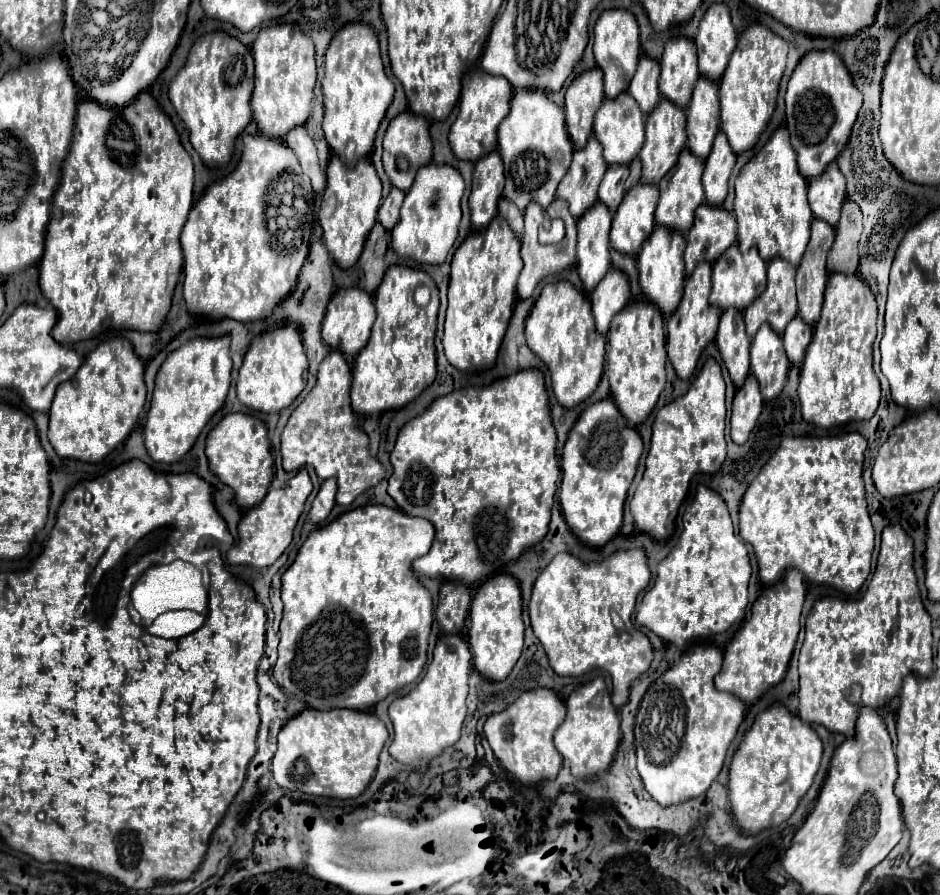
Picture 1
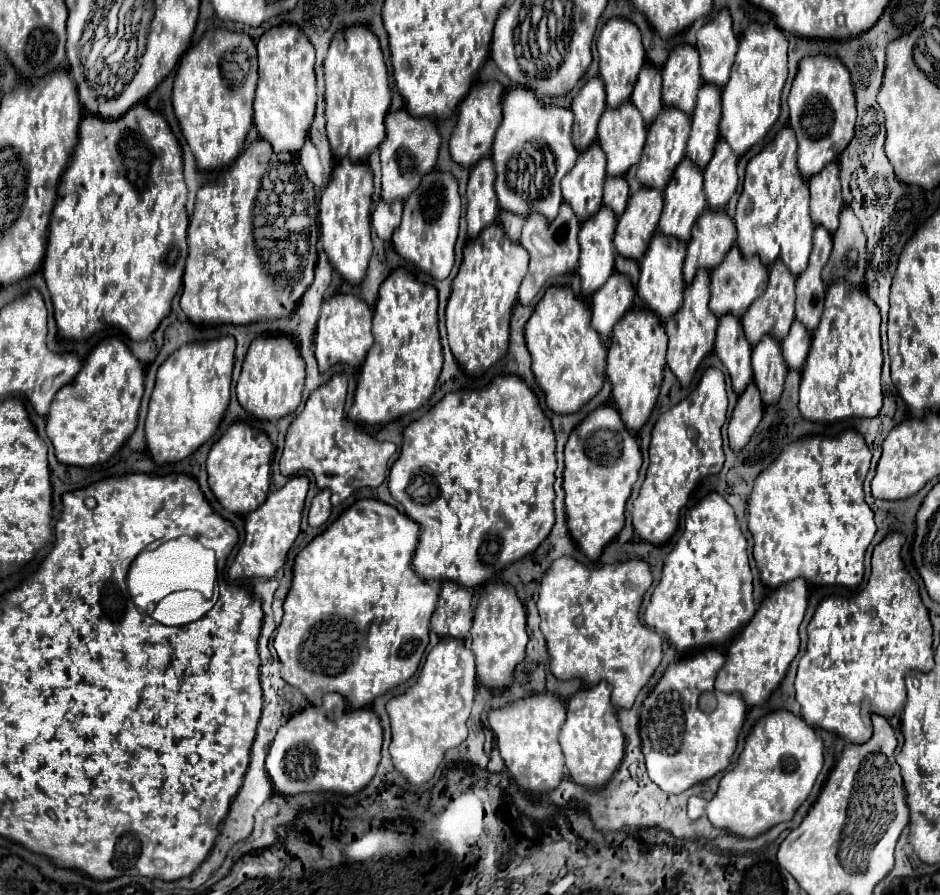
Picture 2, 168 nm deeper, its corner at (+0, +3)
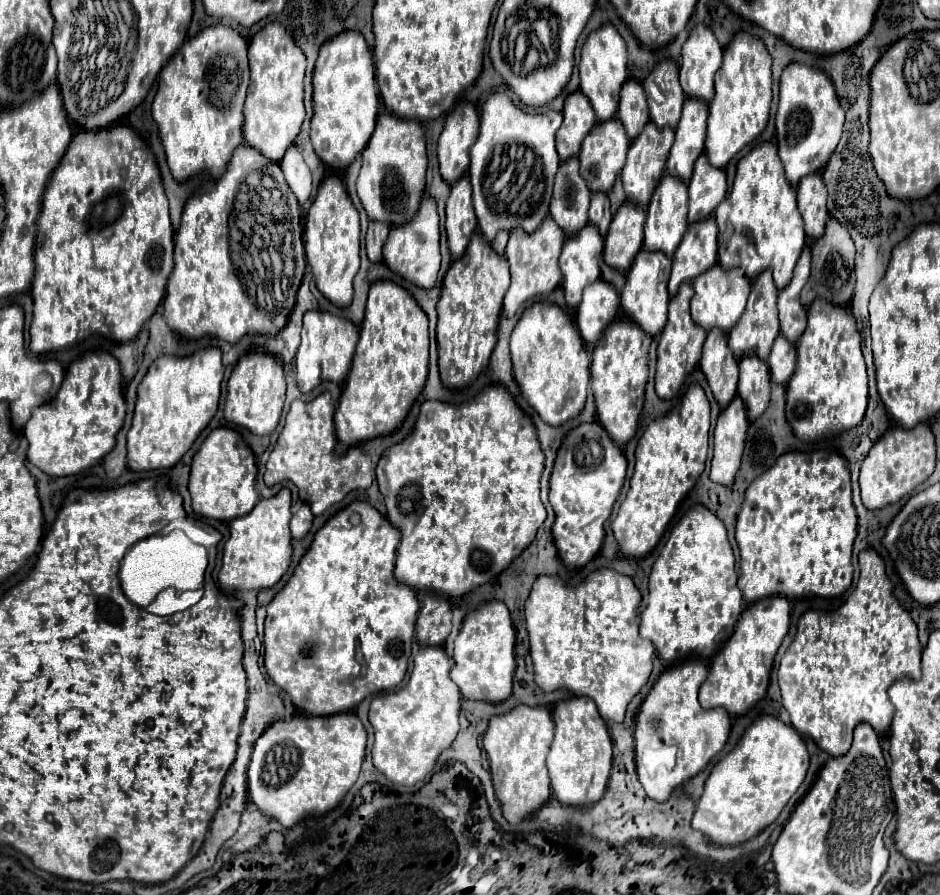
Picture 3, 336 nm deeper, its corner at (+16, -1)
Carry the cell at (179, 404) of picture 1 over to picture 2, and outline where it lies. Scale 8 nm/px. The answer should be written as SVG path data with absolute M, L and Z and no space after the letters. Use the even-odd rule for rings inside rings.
M232 335L206 343L198 341L178 349L160 365L146 417L146 443L154 463L182 461L214 435L230 401L234 349Z

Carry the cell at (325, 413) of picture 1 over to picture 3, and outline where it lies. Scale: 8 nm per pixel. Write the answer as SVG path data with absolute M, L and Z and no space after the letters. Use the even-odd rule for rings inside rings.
M320 393L312 401L292 401L286 415L286 425L266 463L266 485L272 487L280 481L292 481L298 487L302 503L312 507L314 515L322 515L328 507L342 501L354 489L368 489L374 481L370 455L360 447L350 447L344 455L336 455L334 445L336 431L330 393Z

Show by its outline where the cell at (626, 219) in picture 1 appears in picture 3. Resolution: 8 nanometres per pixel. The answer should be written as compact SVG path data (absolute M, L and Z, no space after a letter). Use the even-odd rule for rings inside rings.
M624 203L608 229L604 239L604 263L618 271L628 271L636 251L644 241L644 209L632 203Z

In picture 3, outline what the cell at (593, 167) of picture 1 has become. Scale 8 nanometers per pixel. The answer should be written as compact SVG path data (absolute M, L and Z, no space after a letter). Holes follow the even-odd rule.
M572 157L560 165L550 203L552 219L568 237L576 235L576 231L588 223L588 203L592 191L580 177L578 167L578 157Z

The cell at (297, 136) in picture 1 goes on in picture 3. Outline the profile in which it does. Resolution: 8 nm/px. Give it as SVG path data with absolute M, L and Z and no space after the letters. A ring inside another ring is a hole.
M294 145L286 151L280 167L284 171L286 183L290 185L290 189L294 191L294 195L298 199L298 205L304 207L312 195L312 175L310 175L306 161L300 155L300 151L296 151Z

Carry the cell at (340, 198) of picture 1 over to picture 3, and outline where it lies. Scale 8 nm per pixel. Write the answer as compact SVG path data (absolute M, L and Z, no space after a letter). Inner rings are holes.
M338 177L324 179L318 189L318 195L306 215L304 249L320 293L336 307L348 307L354 295L352 281L360 267L360 219L344 189L344 183Z

